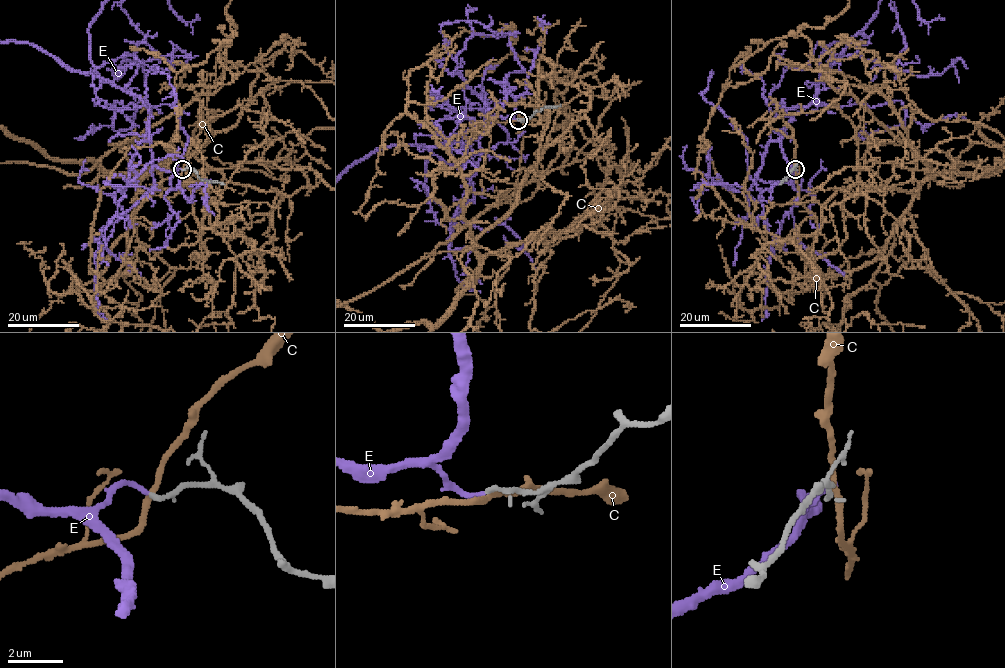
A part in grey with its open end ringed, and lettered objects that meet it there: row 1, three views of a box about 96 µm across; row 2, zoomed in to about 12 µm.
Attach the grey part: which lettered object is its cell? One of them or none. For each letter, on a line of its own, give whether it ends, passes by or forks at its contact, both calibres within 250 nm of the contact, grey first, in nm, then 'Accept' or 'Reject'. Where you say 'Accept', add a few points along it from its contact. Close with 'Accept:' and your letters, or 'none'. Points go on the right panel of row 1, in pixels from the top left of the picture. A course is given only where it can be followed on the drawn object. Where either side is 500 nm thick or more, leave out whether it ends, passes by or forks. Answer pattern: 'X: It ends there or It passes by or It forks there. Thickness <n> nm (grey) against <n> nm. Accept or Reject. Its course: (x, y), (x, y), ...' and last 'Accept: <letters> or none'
C: It passes by. Thickness 200 nm (grey) against 200 nm. Reject
E: It ends there. Thickness 190 nm (grey) against 160 nm. Accept
Accept: E

